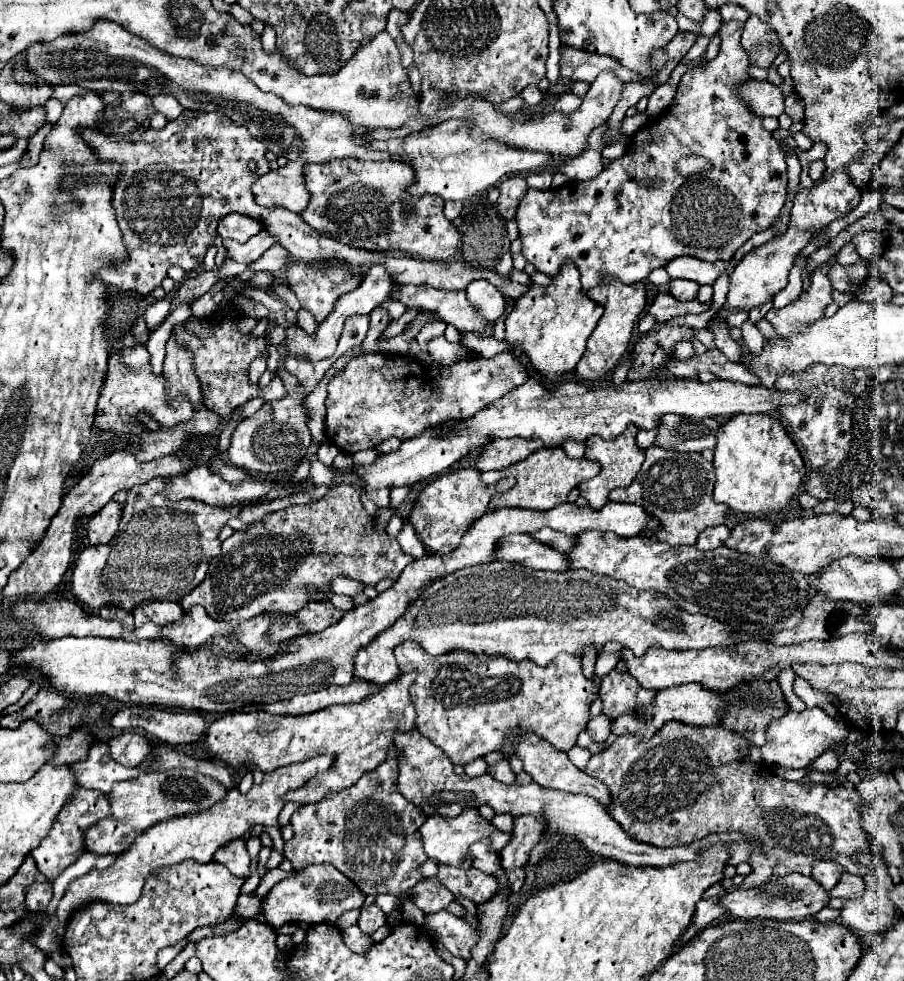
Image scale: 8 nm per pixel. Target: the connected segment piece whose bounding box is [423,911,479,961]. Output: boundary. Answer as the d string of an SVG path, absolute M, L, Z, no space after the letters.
M447 911L427 915L423 925L453 957L461 957L465 961L471 959L471 949L479 937L479 925L473 929L465 919L459 919Z

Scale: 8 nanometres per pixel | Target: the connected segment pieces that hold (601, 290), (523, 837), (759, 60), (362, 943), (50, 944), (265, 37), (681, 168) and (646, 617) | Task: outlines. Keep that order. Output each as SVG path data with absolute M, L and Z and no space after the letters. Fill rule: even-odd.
M603 281L601 285L589 289L587 295L593 301L601 303L605 307L605 313L599 319L595 331L591 333L591 337L587 341L587 351L583 353L581 361L577 363L575 375L579 379L599 379L607 371L611 371L619 363L619 359L623 357L623 353L627 351L633 325L635 325L637 317L645 311L645 305L647 305L647 289L645 289L643 283L621 285L621 281Z
M515 817L513 839L501 851L501 869L513 871L517 867L523 867L529 859L529 853L533 851L533 845L541 841L543 831L545 831L545 825L541 825L537 817Z
M751 15L745 23L741 45L749 55L749 63L767 69L775 61L781 43L779 43L777 33L769 25L759 21L759 17Z
M351 925L349 929L345 929L343 931L343 939L345 939L345 945L351 951L355 951L355 953L365 953L373 945L373 941L369 939L369 935L361 933L357 925Z
M321 755L321 757L311 757L307 761L301 763L293 763L287 767L279 767L273 773L267 773L261 781L261 785L253 785L249 789L249 793L239 793L237 789L227 791L225 801L221 801L219 805L209 807L205 813L191 813L189 817L173 817L173 821L161 821L157 825L153 825L153 829L147 829L145 833L141 833L141 837L137 837L137 841L133 841L133 847L129 847L125 853L121 853L117 857L117 861L105 869L91 869L87 875L75 879L69 883L69 887L65 889L57 909L53 915L45 915L45 911L41 913L45 917L45 921L41 921L41 929L37 929L37 933L33 933L33 941L37 941L37 947L43 953L51 953L57 951L61 947L63 935L65 935L65 923L69 923L69 917L73 917L73 913L93 901L105 901L105 903L117 903L117 905L131 905L141 897L141 889L145 885L145 879L149 877L149 873L157 867L167 867L167 865L175 865L181 863L185 859L193 859L199 863L209 863L213 859L213 853L227 845L229 841L245 835L245 831L253 825L277 825L277 815L283 809L285 801L281 799L285 793L299 789L301 785L305 785L307 779L315 777L317 773L329 769L329 765L333 763L331 755Z
M265 25L265 29L261 35L261 43L267 53L273 53L276 50L276 33L269 25Z
M689 155L689 157L681 157L681 159L677 161L677 171L679 171L679 175L683 175L683 177L691 177L691 175L705 173L705 171L713 169L711 165L713 165L713 163L711 163L709 159L705 159L705 157L701 157L701 155Z
M491 561L491 563L483 563L483 565L469 565L469 567L463 567L461 571L455 571L455 573L449 573L445 575L443 579L431 583L429 587L423 589L423 593L409 603L409 607L405 609L405 613L389 627L385 629L383 633L379 633L369 645L361 647L357 651L357 655L353 657L353 665L355 665L355 677L359 679L365 679L365 681L371 681L371 683L379 683L379 685L387 685L389 681L395 679L395 655L393 655L393 649L397 645L401 645L403 641L415 641L419 643L427 653L431 655L443 655L443 653L451 653L451 651L467 651L467 653L477 653L477 655L505 655L509 657L511 661L521 661L521 659L533 659L537 665L547 665L551 663L559 653L567 651L567 653L577 653L577 655L583 655L583 649L587 643L591 643L595 649L603 649L607 643L619 643L621 647L627 647L631 649L635 655L643 655L651 645L661 645L663 649L705 649L705 647L719 647L719 645L735 645L735 639L733 639L733 633L727 631L727 627L711 617L705 617L705 615L689 615L687 611L679 611L675 609L675 601L671 601L669 597L657 593L657 591L635 591L633 587L625 585L623 581L617 581L613 577L601 577L597 573L589 573L587 569L567 569L567 571L561 571L561 573L549 573L549 571L533 571L533 569L525 569L517 563L507 563L507 561ZM655 615L663 615L663 617L671 617L675 621L679 621L683 625L683 629L663 629L659 625L653 623L653 617Z

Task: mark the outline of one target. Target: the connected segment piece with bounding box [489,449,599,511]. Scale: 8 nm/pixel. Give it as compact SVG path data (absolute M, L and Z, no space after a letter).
M537 449L527 459L511 465L517 477L517 485L509 489L507 493L497 493L489 505L489 509L499 507L525 507L525 509L537 509L547 511L555 505L561 505L567 501L569 491L577 487L581 481L591 479L599 473L599 465L589 459L569 459L563 449Z

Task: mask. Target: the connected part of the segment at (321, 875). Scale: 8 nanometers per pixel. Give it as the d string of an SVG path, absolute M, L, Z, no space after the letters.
M319 863L297 871L295 877L279 881L267 893L267 899L263 903L263 915L267 917L267 923L275 929L279 929L285 923L335 923L337 917L341 917L345 911L361 909L365 897L367 895L361 893L357 885L353 885L353 881L339 873L333 865Z

